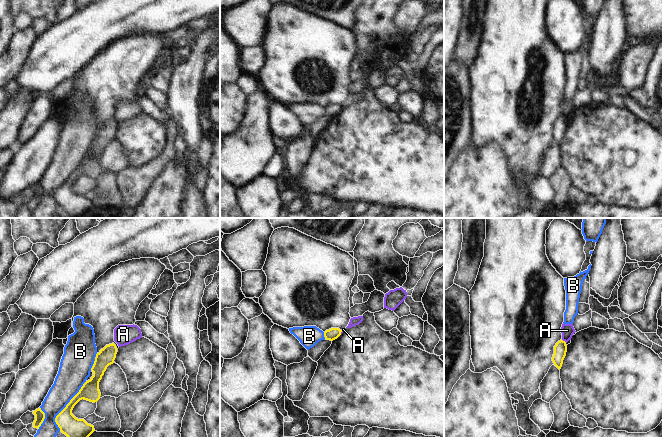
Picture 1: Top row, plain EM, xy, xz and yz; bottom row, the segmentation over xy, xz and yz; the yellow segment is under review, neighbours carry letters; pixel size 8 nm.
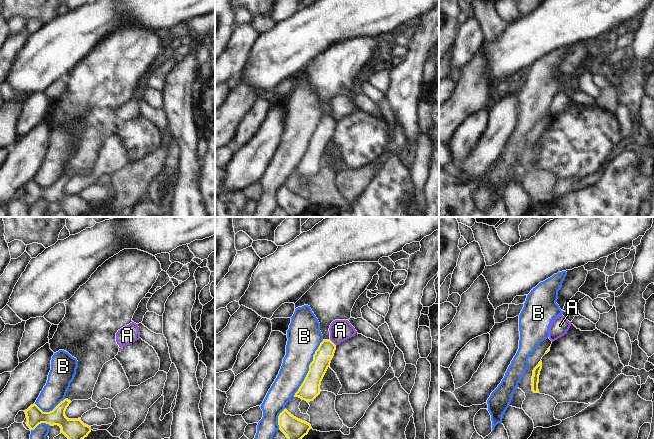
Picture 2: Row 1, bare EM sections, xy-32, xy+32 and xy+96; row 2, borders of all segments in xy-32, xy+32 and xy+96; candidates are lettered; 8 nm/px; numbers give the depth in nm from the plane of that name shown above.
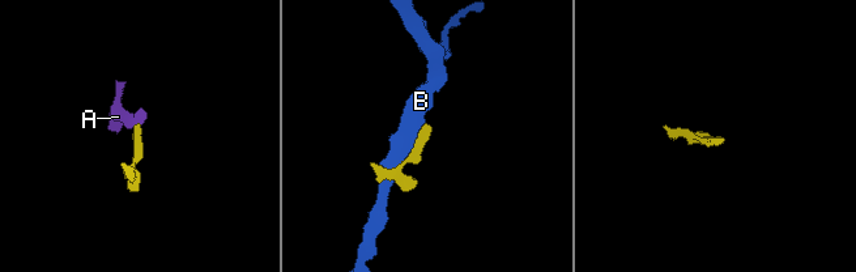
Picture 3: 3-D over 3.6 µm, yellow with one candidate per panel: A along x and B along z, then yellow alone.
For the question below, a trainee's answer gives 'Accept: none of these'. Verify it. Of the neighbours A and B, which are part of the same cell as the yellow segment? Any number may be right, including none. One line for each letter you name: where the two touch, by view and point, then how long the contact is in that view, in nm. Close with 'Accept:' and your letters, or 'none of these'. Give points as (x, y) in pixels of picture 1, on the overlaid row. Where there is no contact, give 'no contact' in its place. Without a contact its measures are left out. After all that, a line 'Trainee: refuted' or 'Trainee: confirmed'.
Accept: none of these
Trainee: confirmed

